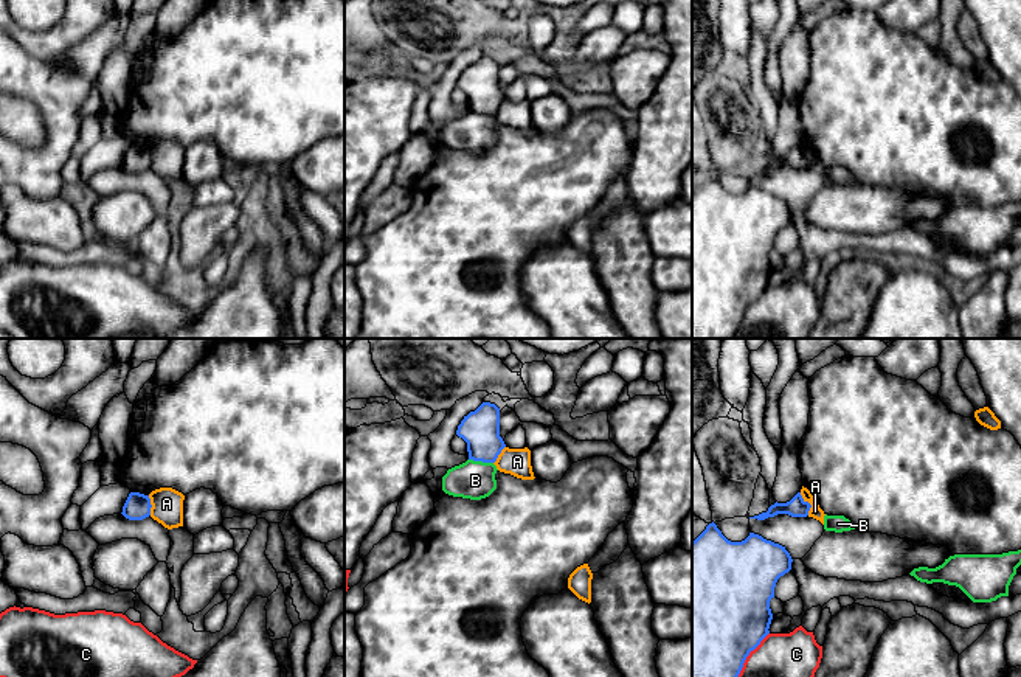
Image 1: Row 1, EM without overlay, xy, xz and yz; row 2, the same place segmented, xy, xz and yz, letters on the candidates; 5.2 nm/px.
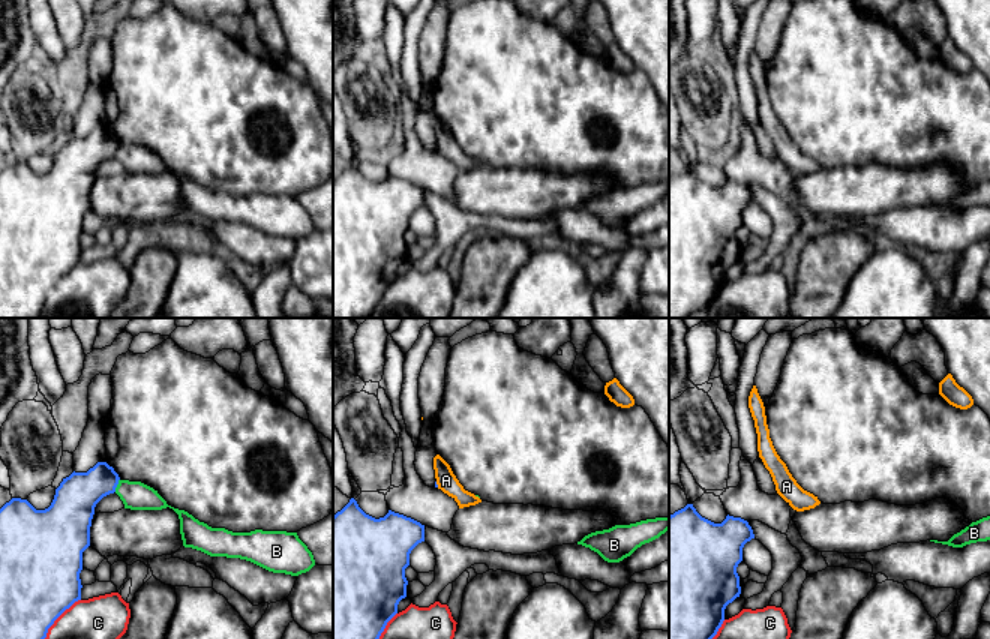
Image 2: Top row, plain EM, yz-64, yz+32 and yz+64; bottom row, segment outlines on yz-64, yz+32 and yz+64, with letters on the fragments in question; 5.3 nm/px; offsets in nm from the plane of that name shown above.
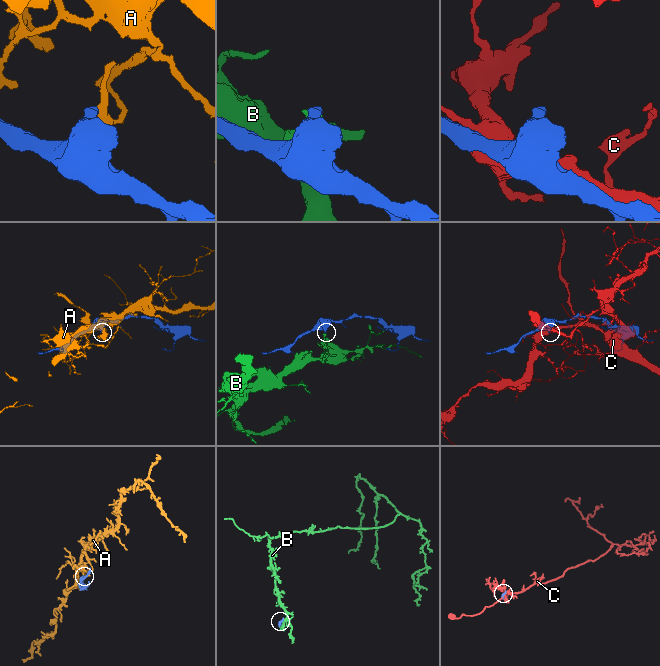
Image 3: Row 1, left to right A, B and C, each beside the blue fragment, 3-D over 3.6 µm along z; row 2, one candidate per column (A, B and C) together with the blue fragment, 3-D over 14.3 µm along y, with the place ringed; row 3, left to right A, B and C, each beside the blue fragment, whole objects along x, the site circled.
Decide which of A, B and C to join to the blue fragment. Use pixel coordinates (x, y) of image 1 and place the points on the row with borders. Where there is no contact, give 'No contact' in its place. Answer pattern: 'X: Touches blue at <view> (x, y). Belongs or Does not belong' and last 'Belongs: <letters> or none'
A: Touches blue at yz (809, 503). Does not belong
B: Touches blue at xz (481, 460). Does not belong
C: Touches blue at yz (748, 654). Does not belong
Belongs: none

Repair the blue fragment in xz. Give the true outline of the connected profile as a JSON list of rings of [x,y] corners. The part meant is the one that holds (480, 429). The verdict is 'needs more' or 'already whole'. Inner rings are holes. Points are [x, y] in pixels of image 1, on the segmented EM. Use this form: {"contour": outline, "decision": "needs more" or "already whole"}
{"contour": [[[483,402],[458,425],[456,435],[467,443],[469,460],[495,463],[506,447],[500,436],[500,408]]], "decision": "already whole"}

